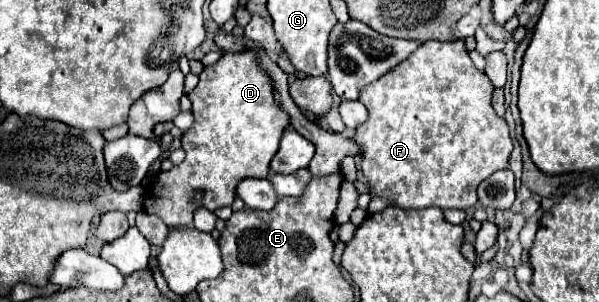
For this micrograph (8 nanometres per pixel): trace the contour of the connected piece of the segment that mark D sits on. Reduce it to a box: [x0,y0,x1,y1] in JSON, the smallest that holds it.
[144,50,288,228]

